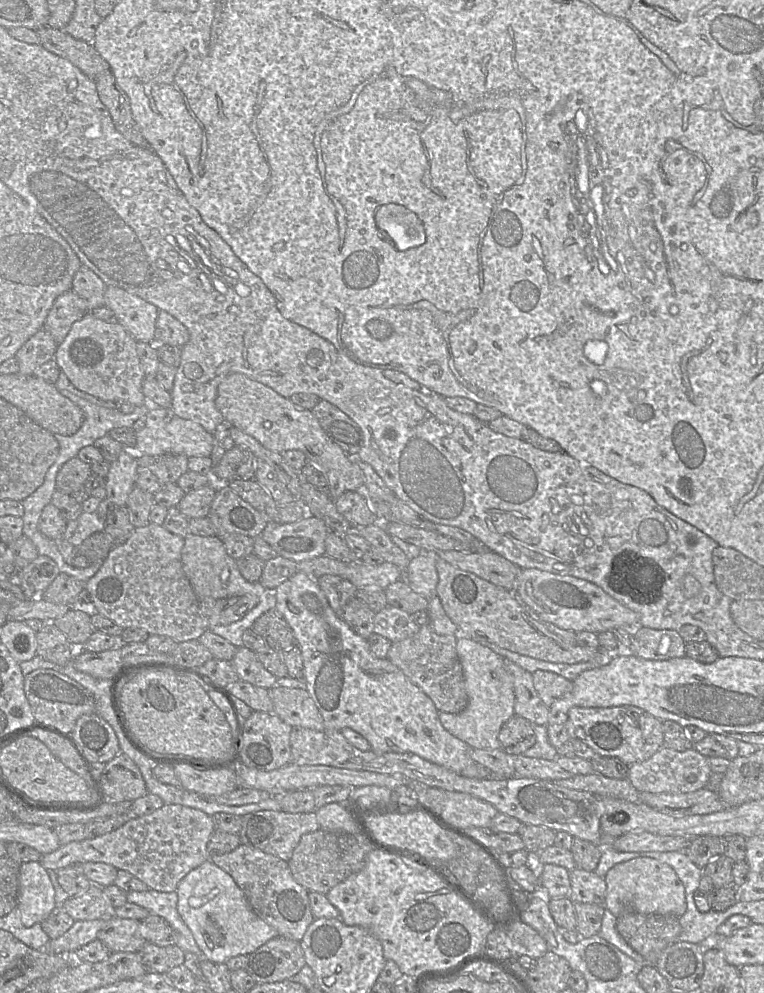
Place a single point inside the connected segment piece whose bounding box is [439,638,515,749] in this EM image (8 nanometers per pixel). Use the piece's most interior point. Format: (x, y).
(490, 689)

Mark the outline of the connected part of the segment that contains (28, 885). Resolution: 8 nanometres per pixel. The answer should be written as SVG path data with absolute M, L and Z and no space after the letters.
M39 861L19 868L19 908L21 922L30 927L41 923L56 908L55 890L48 871Z

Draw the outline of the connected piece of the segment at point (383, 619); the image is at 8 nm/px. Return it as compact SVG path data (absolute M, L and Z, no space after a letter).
M389 605L374 616L374 633L385 637L391 643L412 637L420 627L408 613Z

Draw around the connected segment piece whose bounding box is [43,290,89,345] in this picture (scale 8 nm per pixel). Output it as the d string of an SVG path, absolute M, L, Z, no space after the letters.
M69 290L56 298L49 311L43 328L60 345L68 335L72 325L89 313L85 300L73 290Z

